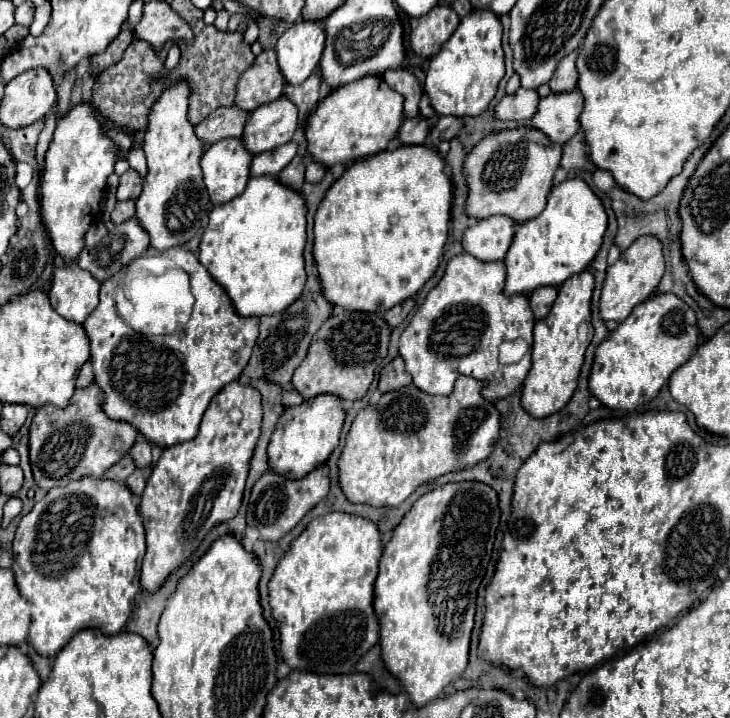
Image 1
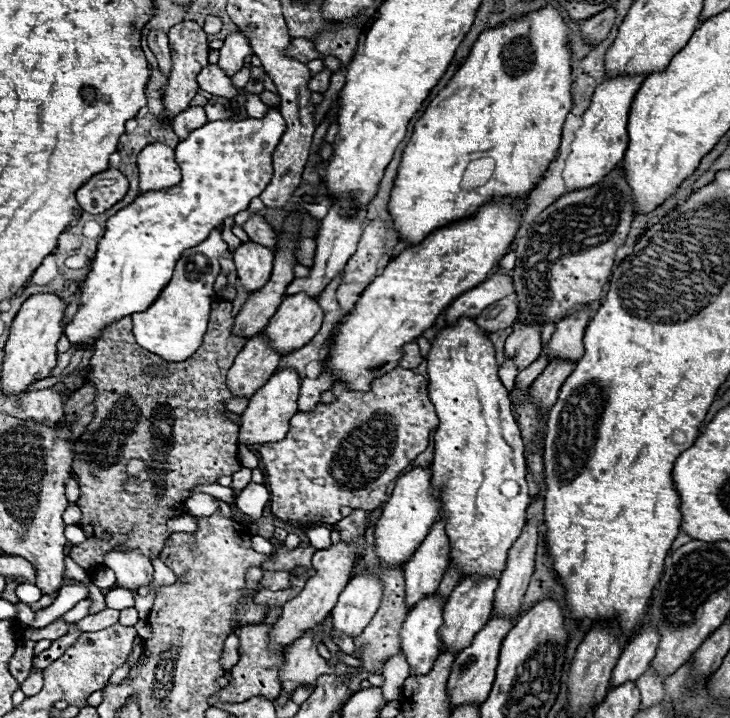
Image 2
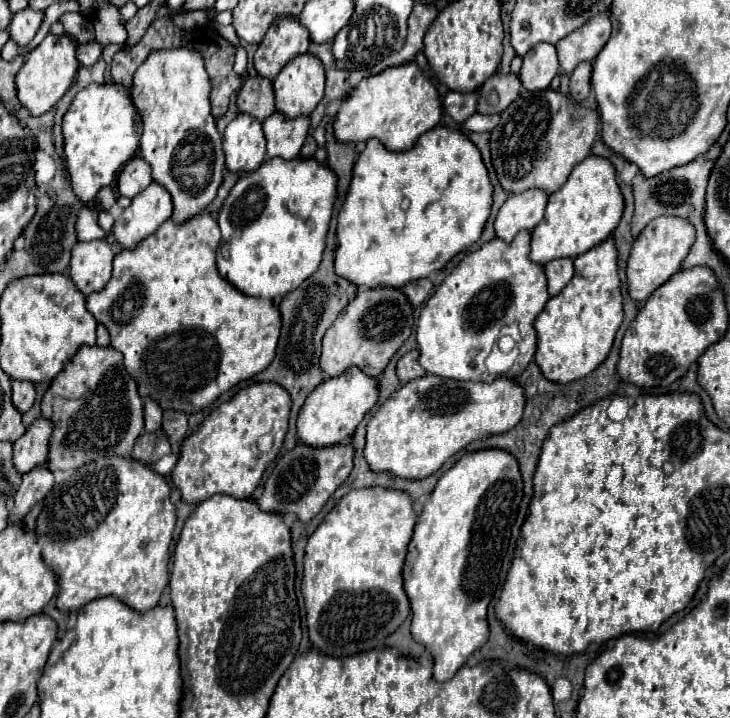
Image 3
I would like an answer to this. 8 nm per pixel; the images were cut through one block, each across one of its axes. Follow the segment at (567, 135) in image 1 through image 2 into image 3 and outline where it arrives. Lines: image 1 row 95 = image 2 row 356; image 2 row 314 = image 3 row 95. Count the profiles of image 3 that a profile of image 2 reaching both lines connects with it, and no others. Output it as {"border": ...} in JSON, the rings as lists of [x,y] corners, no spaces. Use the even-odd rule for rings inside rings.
{"border":[[[582,62],[570,76],[570,98],[572,102],[580,104],[582,100],[586,100],[592,92],[590,86],[590,74],[592,74],[592,64],[590,62]]]}

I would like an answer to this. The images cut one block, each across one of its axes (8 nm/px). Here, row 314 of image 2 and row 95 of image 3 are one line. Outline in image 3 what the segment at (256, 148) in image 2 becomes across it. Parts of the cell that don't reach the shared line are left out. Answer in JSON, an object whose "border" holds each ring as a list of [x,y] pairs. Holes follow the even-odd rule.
{"border":[[[88,84],[74,96],[62,120],[62,136],[66,170],[80,202],[94,202],[98,190],[110,186],[122,166],[134,156],[140,144],[138,122],[140,116],[130,90],[124,90],[118,84]]]}

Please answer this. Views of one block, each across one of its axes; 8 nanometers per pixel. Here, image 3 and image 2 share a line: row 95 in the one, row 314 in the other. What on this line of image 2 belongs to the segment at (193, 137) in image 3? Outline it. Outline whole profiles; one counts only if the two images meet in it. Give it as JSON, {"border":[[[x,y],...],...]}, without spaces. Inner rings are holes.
{"border":[[[212,230],[210,236],[194,246],[184,250],[182,258],[176,262],[176,270],[172,280],[166,284],[166,288],[160,292],[160,296],[154,300],[154,304],[140,314],[132,314],[134,320],[134,338],[136,342],[146,348],[152,354],[162,356],[168,362],[182,362],[188,360],[202,344],[202,336],[206,332],[210,306],[214,300],[214,280],[220,274],[220,262],[218,258],[226,256],[228,244],[222,240],[220,230]],[[202,254],[206,258],[206,268],[198,270],[194,264],[194,256]]]}

